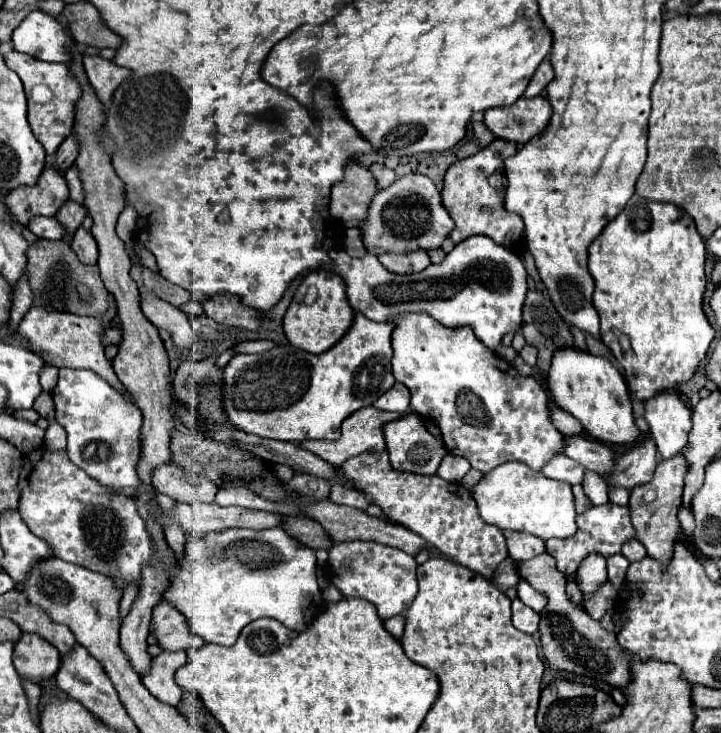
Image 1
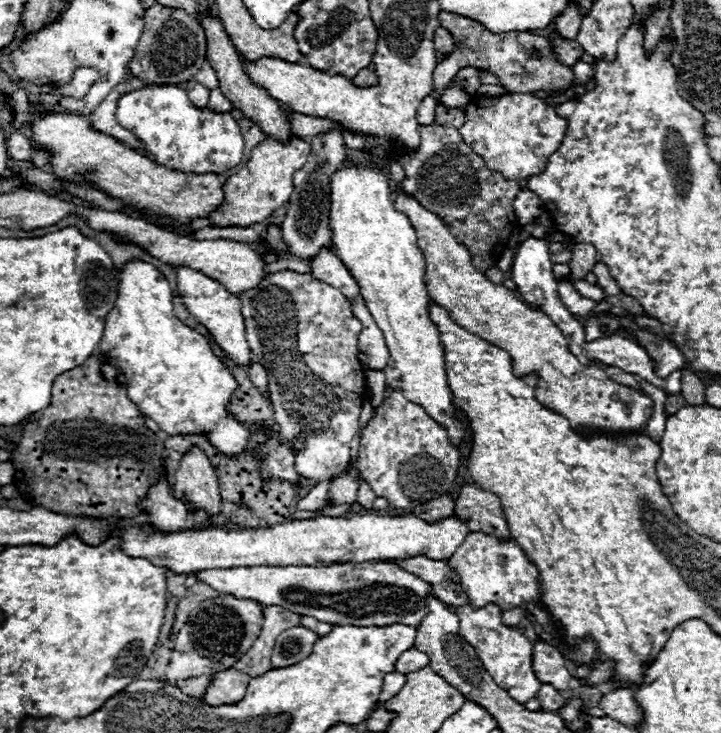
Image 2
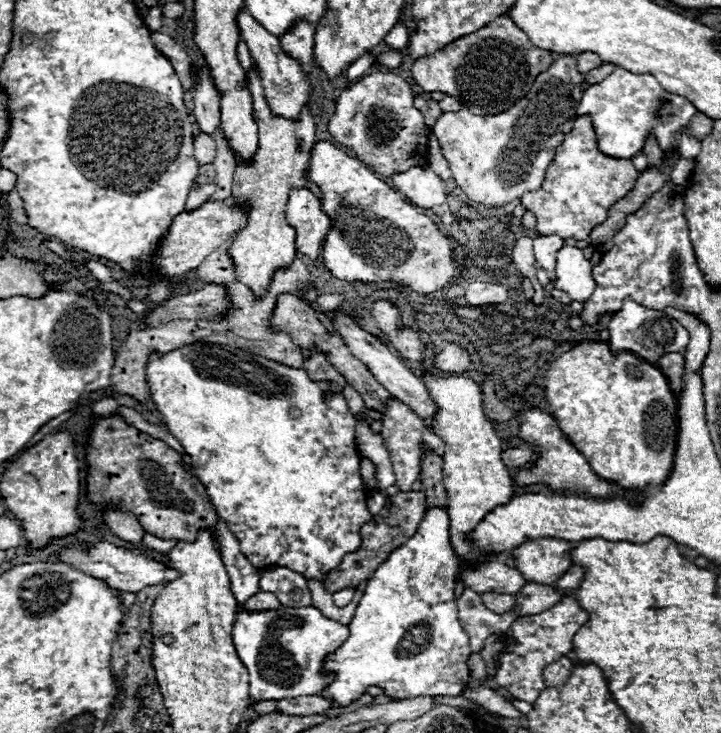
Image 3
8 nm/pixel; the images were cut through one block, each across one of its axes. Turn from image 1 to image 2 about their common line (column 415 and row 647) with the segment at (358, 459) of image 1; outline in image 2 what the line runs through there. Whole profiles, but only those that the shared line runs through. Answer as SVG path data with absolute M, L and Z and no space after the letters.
M488 604L476 612L470 606L460 606L456 608L456 614L460 618L462 638L466 638L470 646L474 646L478 658L482 660L494 682L498 682L498 686L502 686L502 690L506 690L510 698L520 704L526 704L526 700L536 698L542 684L532 670L532 642L522 636L518 628L502 624L502 612L498 610L498 606Z

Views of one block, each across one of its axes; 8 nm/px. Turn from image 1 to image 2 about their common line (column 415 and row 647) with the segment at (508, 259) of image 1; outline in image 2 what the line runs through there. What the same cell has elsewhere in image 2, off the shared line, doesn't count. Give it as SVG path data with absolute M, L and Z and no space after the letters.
M294 626L290 630L284 630L276 638L276 644L272 650L272 668L292 666L304 660L306 656L310 656L316 640L318 640L318 634L304 626Z

